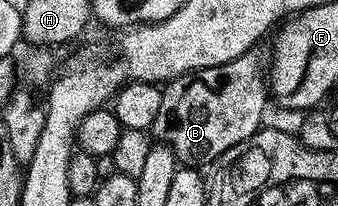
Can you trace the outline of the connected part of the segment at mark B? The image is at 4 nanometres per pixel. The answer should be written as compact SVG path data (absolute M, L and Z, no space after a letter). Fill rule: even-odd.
M254 52L241 55L224 65L217 67L205 67L190 73L182 73L177 78L166 82L161 99L161 111L157 115L153 126L153 134L159 141L164 141L176 162L183 167L203 167L206 161L218 162L224 153L231 150L234 145L240 145L243 141L258 132L263 121L263 107L269 102L268 92L257 69Z

